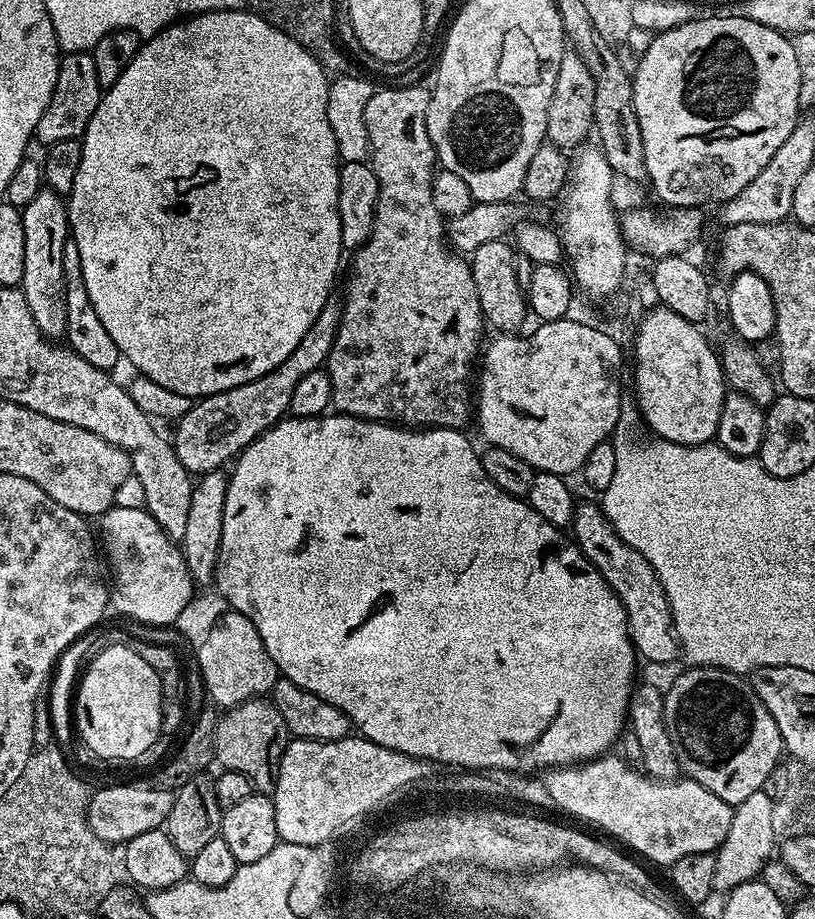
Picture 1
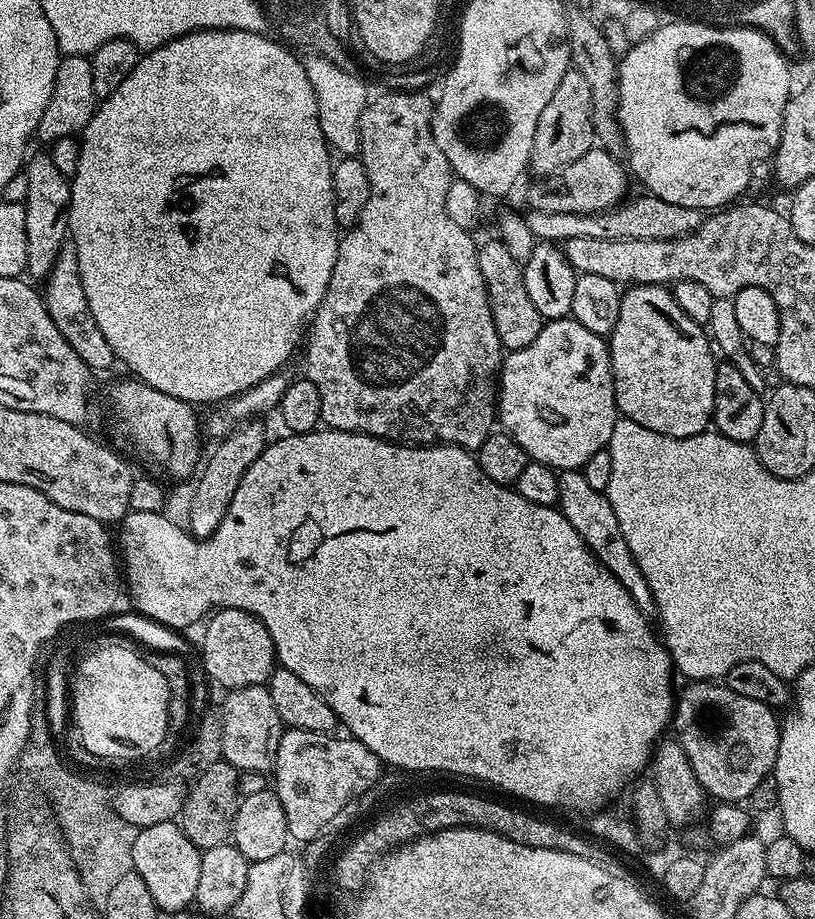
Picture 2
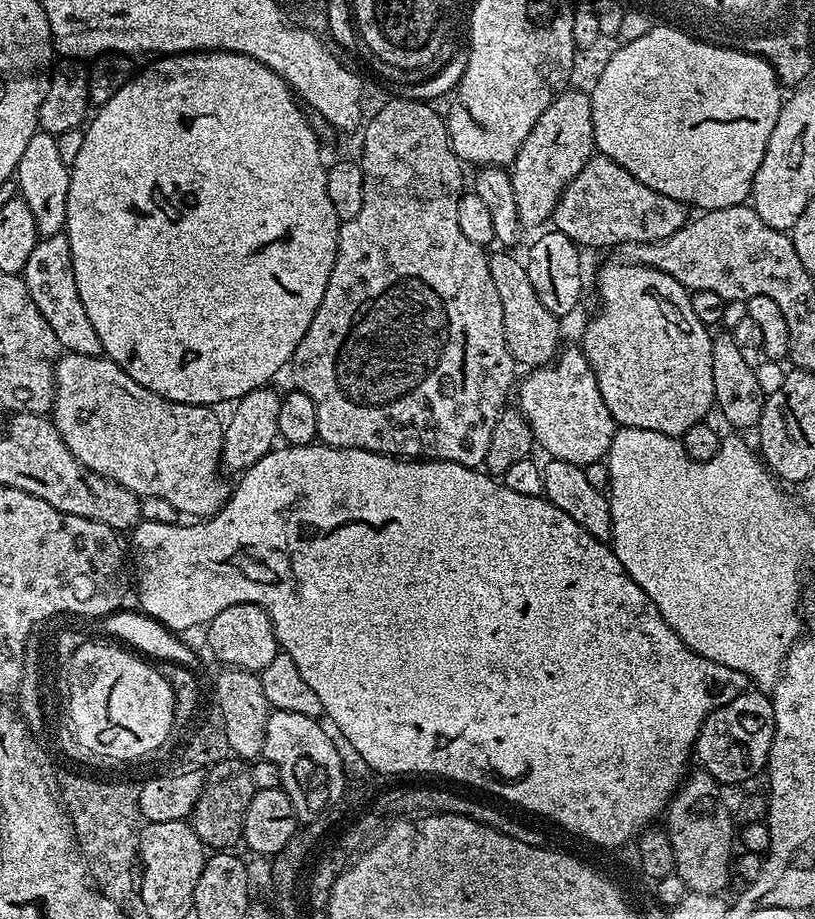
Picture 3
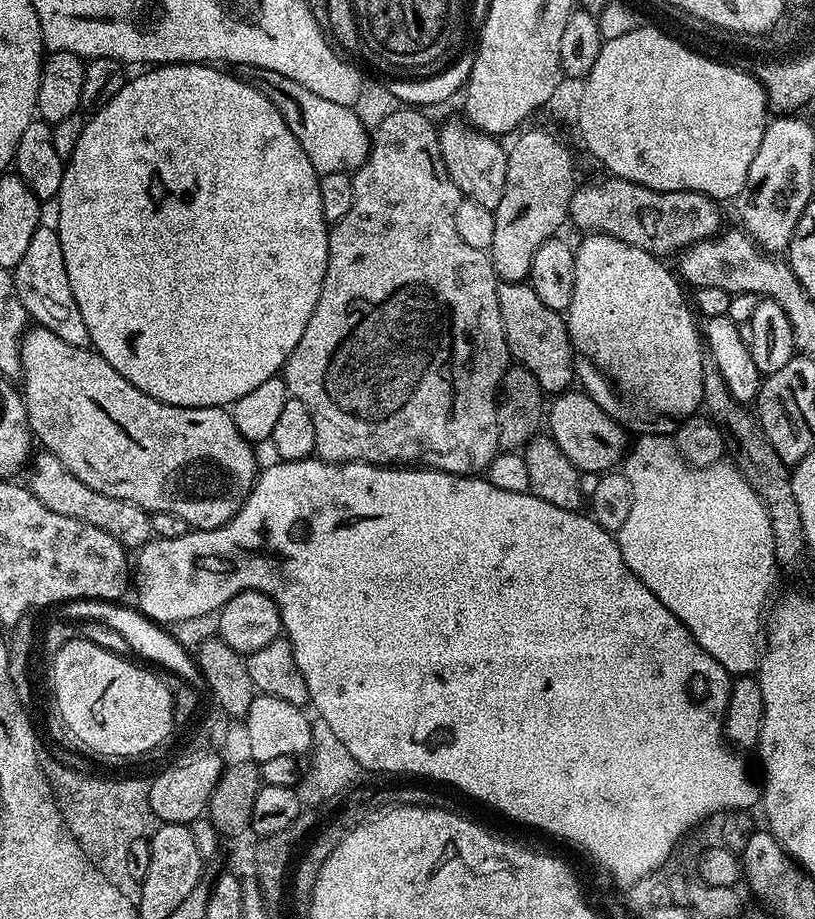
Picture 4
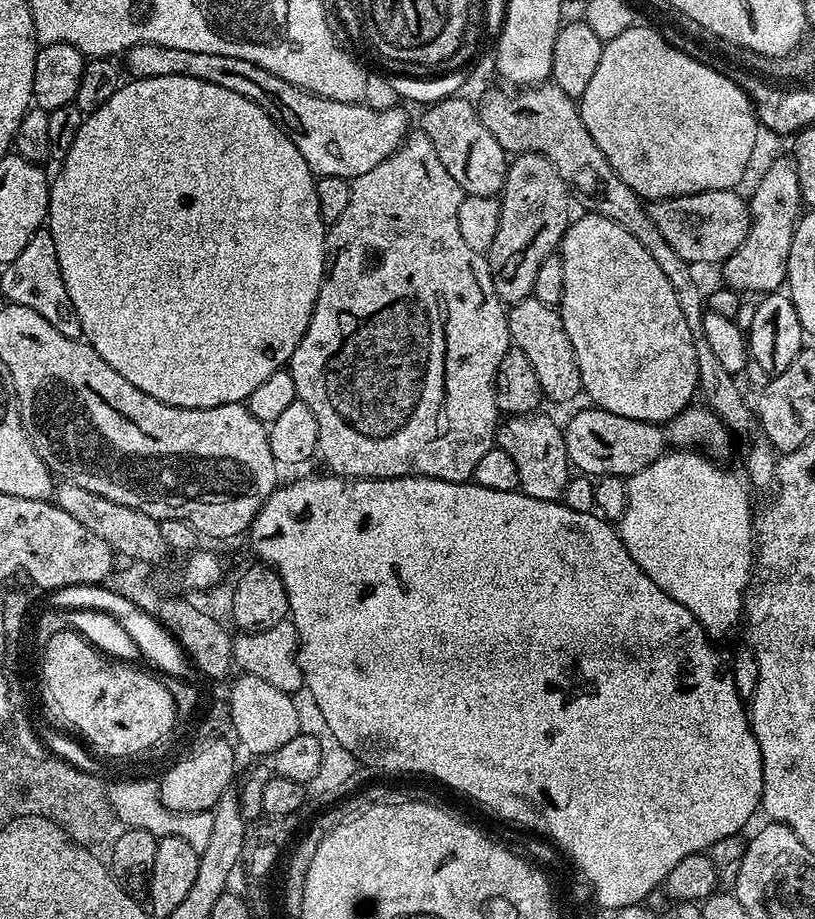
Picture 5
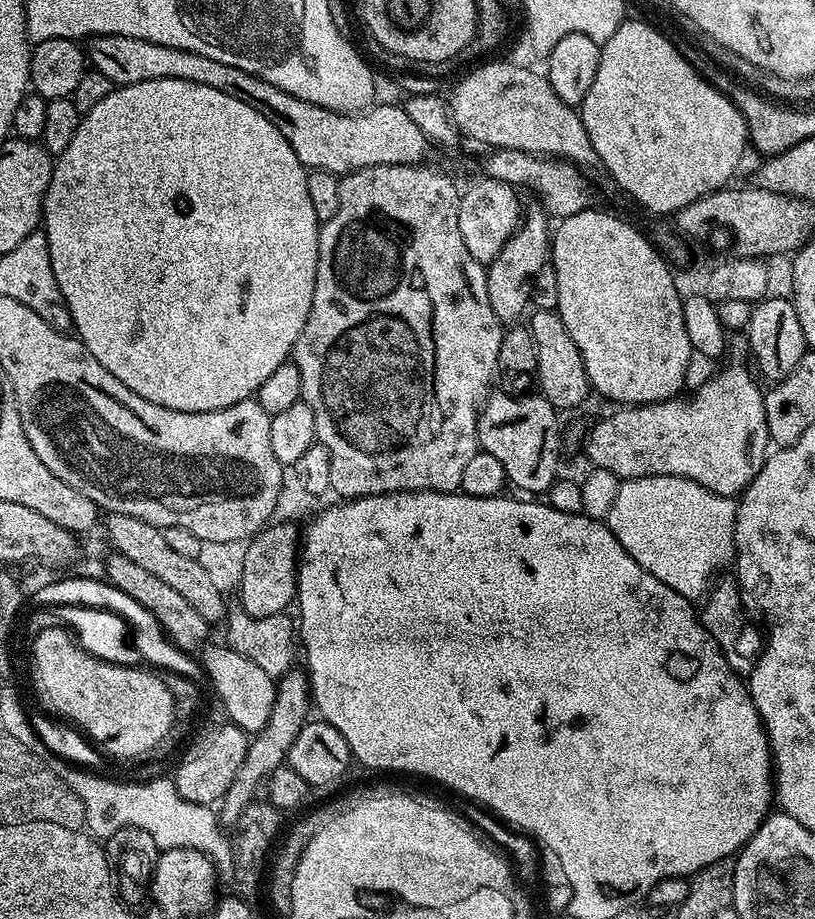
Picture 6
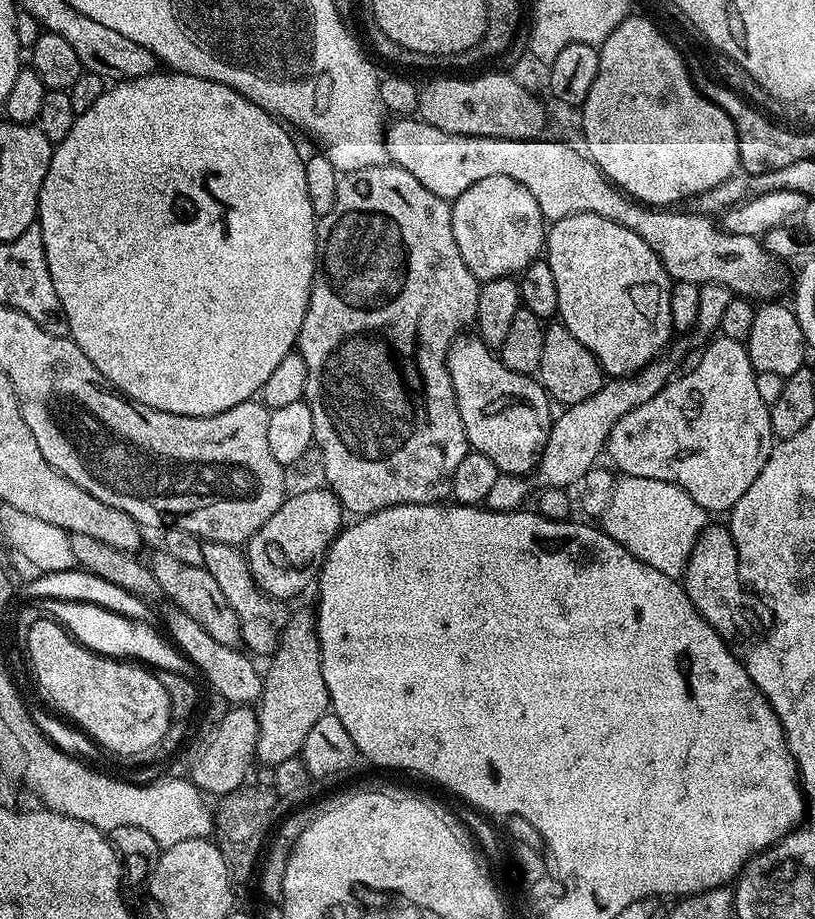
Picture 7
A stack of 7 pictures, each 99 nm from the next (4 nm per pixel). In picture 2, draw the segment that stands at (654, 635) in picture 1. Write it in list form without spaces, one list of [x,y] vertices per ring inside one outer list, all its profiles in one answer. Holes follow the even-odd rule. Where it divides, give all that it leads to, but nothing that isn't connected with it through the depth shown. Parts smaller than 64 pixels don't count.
[[[564,470],[558,475],[558,507],[560,512],[578,530],[582,542],[626,586],[626,594],[634,598],[638,610],[645,614],[652,614],[656,611],[656,603],[650,594],[650,586],[646,578],[642,578],[642,570],[638,570],[638,562],[634,562],[634,556],[630,554],[630,546],[626,546],[626,538],[622,538],[622,529],[618,527],[618,518],[614,514],[614,506],[610,506],[607,495],[586,482],[583,471]]]

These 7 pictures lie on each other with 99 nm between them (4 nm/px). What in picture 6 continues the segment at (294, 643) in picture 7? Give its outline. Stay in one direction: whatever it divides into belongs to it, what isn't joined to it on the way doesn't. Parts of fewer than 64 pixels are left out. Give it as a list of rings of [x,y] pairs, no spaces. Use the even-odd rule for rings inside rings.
[[[293,670],[279,677],[274,698],[274,710],[270,710],[270,718],[264,729],[249,739],[246,758],[242,758],[242,767],[234,774],[234,782],[230,782],[226,794],[218,801],[218,815],[221,824],[234,826],[242,818],[246,806],[257,799],[256,791],[261,791],[274,769],[281,767],[288,759],[290,746],[294,746],[294,738],[298,738],[298,730],[310,719],[310,685],[303,671]]]

